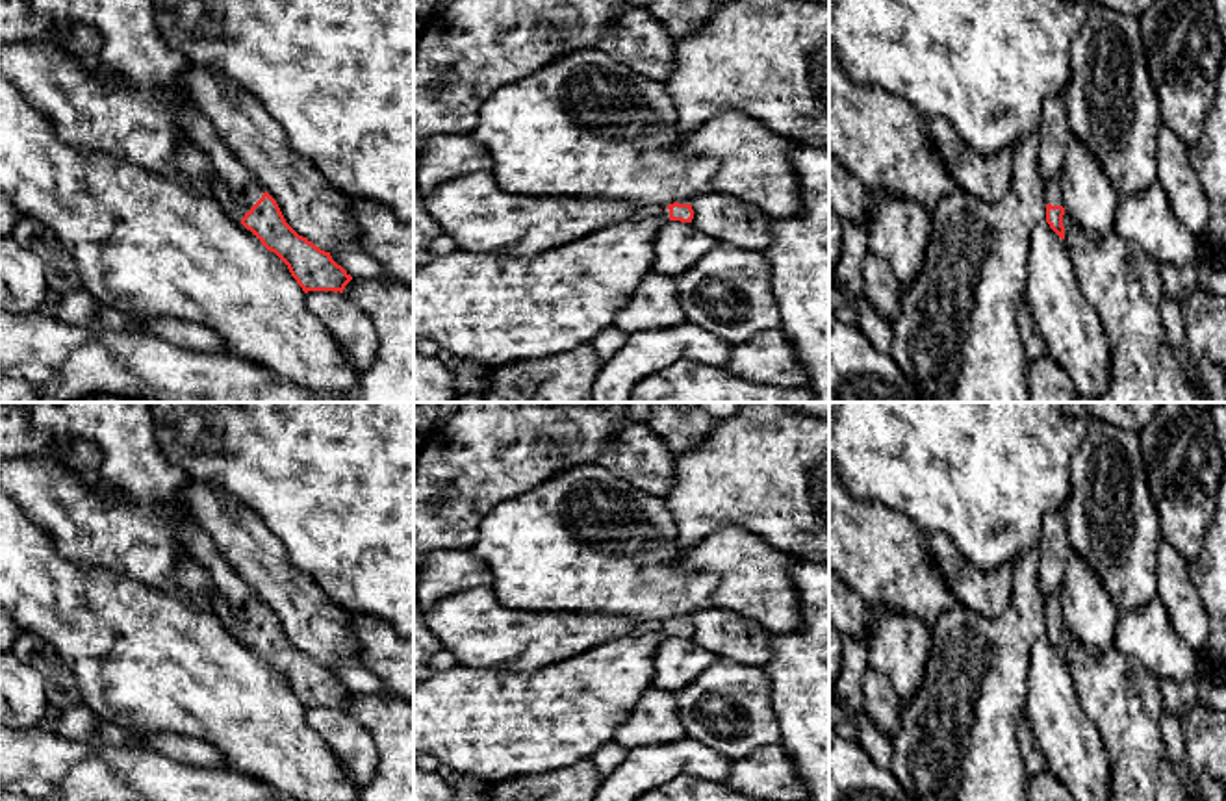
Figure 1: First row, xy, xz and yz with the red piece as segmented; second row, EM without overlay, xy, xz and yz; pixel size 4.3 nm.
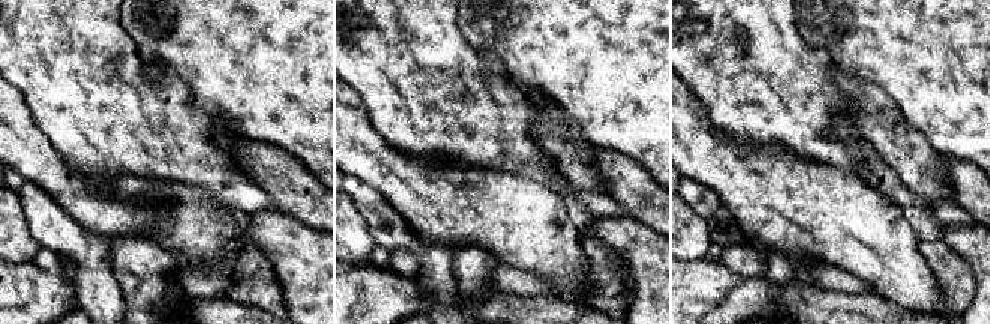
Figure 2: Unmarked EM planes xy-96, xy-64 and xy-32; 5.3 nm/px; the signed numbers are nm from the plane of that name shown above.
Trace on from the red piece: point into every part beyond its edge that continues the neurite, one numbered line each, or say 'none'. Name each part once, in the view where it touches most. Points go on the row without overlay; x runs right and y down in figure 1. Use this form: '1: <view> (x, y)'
1: xy (242, 607)

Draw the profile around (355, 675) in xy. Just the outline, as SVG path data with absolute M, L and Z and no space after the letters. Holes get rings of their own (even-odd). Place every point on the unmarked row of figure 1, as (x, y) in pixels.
M358 660L339 662L332 666L330 671L352 693L388 692L384 682Z

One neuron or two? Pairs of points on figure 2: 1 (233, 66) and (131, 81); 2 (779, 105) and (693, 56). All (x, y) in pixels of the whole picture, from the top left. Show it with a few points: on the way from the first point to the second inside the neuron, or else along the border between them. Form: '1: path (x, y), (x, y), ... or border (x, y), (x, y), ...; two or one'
1: border (143, 60), (149, 74), (171, 71), (197, 102); two
2: path (758, 84), (740, 66), (714, 66); one

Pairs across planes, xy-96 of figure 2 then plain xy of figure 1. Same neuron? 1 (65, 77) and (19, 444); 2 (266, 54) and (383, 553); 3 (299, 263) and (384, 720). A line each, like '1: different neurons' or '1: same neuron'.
1: different neurons
2: same neuron
3: same neuron

